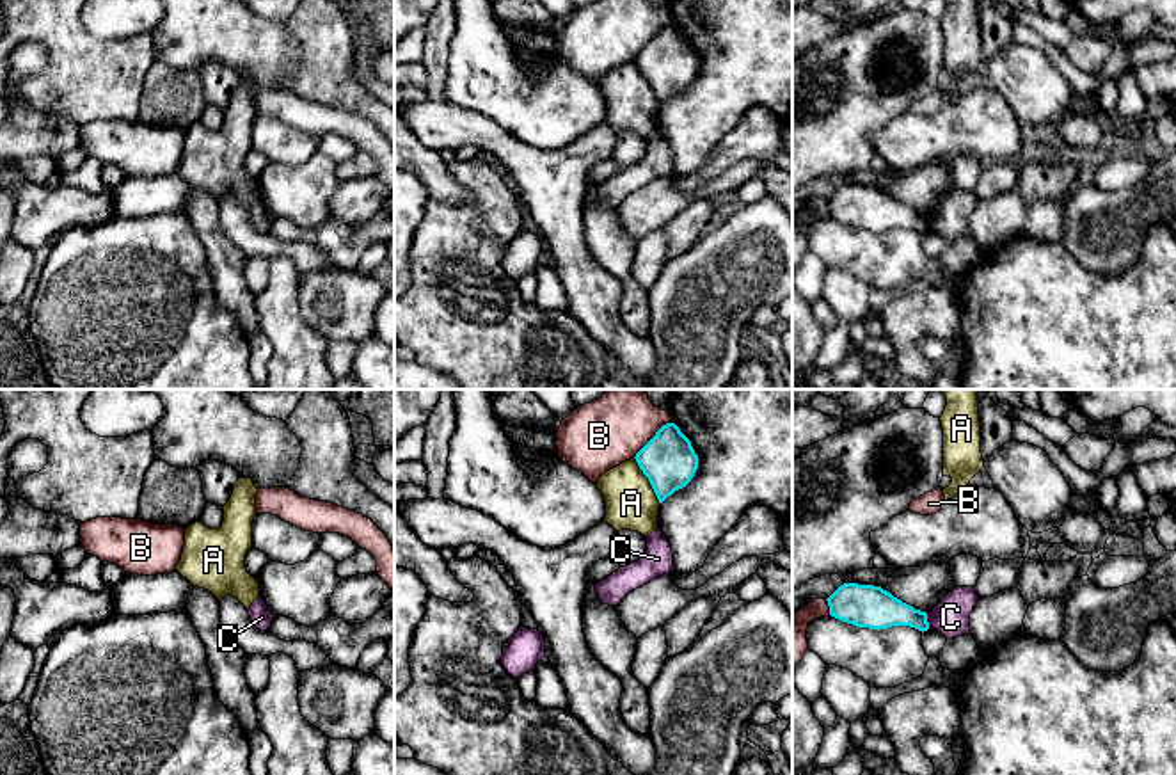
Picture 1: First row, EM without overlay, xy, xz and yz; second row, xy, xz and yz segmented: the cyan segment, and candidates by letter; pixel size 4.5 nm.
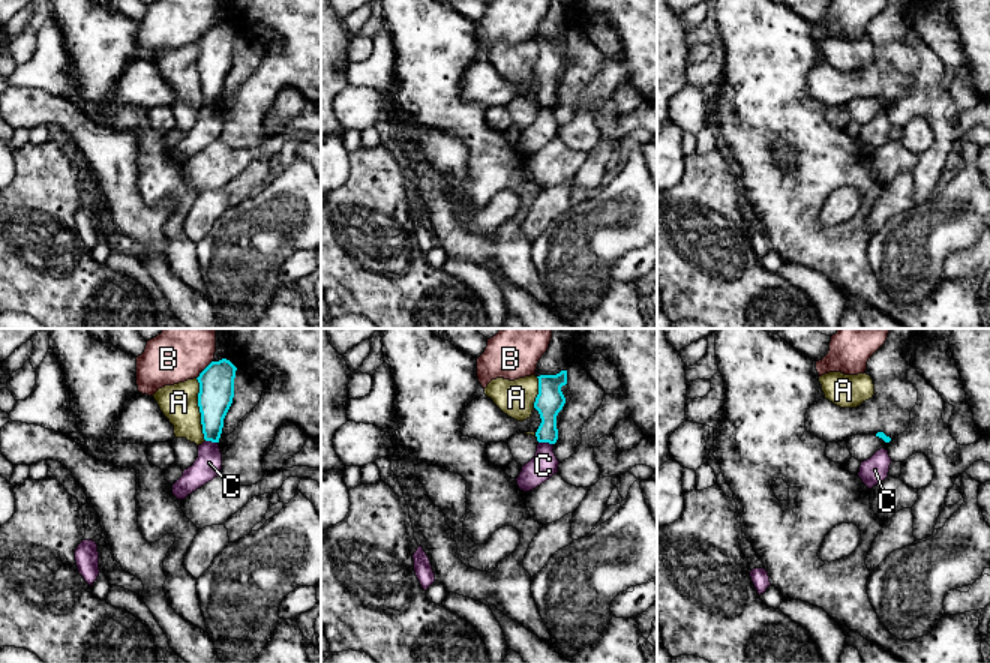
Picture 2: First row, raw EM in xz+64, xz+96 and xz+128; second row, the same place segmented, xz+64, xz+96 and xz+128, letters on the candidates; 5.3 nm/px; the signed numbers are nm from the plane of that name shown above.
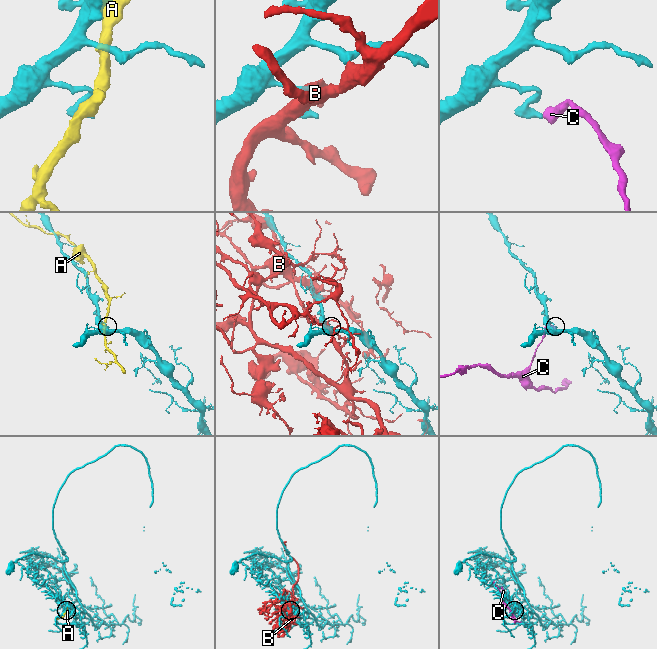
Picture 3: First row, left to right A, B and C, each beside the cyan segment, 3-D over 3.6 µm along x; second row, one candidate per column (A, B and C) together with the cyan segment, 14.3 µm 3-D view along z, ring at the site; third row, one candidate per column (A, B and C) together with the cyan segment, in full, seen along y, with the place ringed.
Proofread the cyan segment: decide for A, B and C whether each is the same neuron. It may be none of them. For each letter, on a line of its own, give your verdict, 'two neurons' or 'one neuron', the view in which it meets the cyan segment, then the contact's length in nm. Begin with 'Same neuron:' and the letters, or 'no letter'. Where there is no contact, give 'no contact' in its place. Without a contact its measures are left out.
Same neuron: no letter
A: two neurons | xz | 240 nm
B: two neurons | xz | 240 nm
C: two neurons | yz | 70 nm

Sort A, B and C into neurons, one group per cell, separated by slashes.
A / B / C

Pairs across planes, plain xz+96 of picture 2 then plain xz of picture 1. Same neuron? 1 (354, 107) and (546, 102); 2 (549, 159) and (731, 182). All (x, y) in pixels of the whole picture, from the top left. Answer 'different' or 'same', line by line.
1: different
2: same

